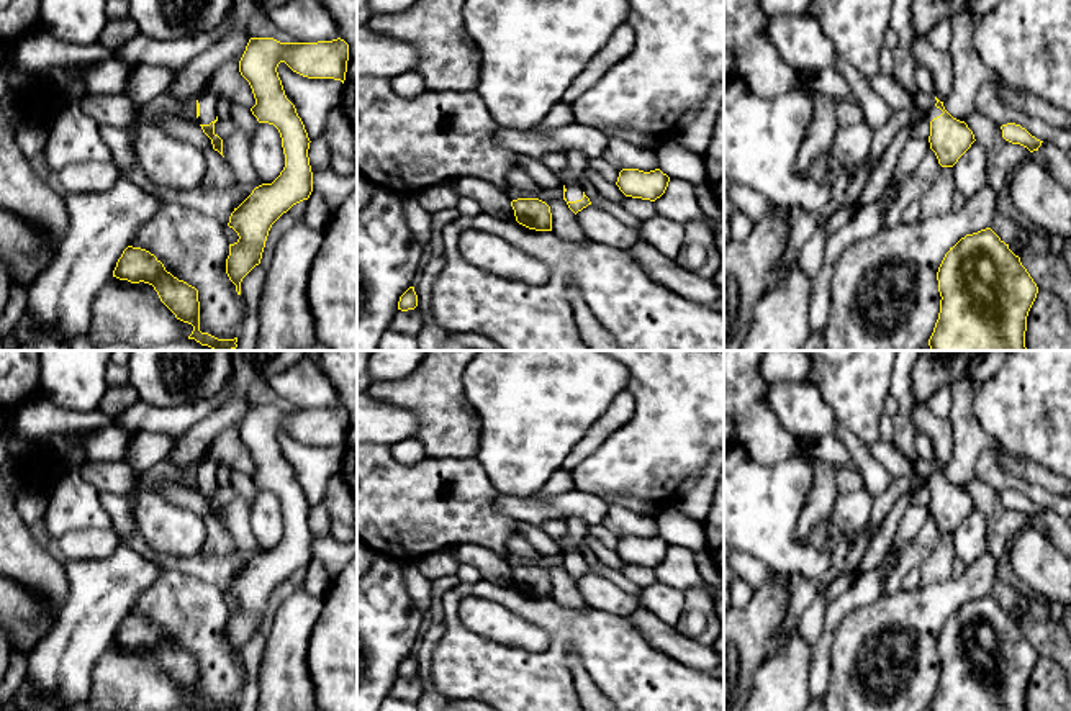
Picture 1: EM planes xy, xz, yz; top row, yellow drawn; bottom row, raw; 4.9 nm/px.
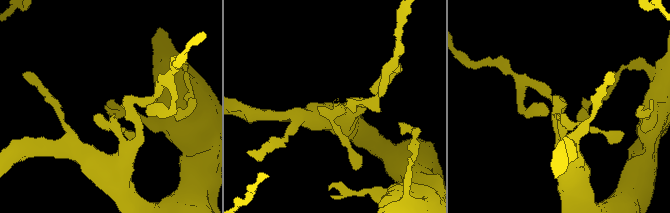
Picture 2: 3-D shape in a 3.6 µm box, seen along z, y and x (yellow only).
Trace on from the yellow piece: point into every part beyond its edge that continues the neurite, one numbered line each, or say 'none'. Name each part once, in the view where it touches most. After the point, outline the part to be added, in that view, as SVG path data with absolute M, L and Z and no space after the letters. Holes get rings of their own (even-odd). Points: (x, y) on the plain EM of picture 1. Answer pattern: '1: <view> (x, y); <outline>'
1: xz (573, 559); M570 549L565 552L567 559L565 559L565 565L567 568L576 568L583 565L583 555L578 549Z

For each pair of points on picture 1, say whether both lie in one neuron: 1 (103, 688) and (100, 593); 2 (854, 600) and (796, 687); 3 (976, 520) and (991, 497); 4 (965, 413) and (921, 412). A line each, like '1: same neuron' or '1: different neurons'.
1: different neurons
2: different neurons
3: different neurons
4: different neurons

